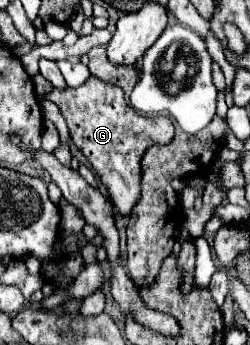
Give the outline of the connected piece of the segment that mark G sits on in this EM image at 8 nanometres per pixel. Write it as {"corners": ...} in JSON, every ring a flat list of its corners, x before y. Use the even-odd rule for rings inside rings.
{"corners":[[89,75,89,79,71,89,71,87,65,87,65,89,53,89,49,99,61,109,65,121,67,121,67,127,69,127,69,133,71,133,71,139,73,143,83,151,83,155,89,159,89,163,97,169,103,185,109,189,109,195,117,207,117,211,121,215,129,215,131,213,131,207,137,203,139,199,139,159,143,157,143,151,155,143,169,143,171,141,171,135,173,135,173,123,165,117,145,117,145,115,139,115,133,107,129,107,125,103,125,97,123,97,123,91,111,83,103,83,99,77,95,75]]}

